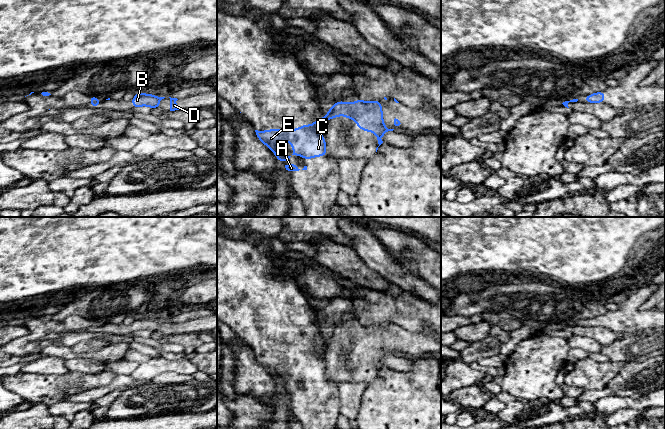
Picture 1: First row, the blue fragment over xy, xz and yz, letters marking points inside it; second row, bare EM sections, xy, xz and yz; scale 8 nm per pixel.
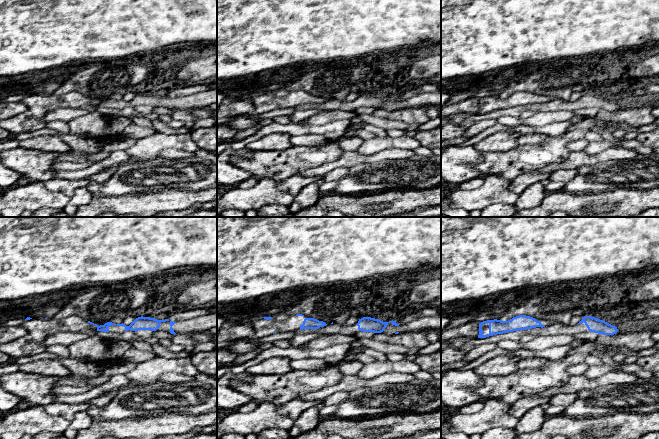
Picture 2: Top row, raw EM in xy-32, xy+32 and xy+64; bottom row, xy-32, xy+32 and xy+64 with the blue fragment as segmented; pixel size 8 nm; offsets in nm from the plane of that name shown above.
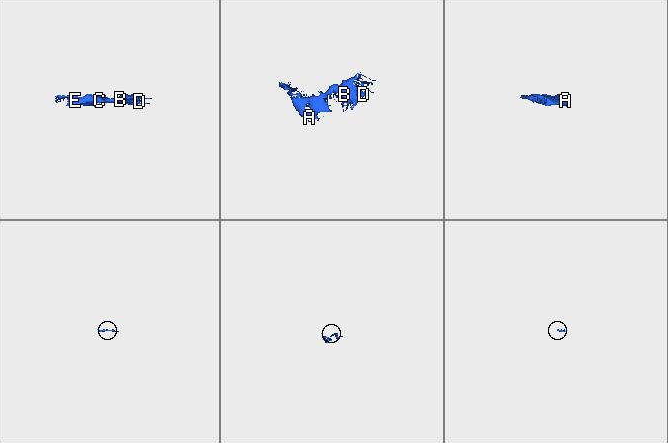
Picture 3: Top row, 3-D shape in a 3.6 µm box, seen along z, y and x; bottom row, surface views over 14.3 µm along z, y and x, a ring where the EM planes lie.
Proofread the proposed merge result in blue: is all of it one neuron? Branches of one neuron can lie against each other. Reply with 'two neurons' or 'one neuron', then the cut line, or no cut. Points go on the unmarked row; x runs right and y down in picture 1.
two neurons | xz (321, 342), (324, 346)

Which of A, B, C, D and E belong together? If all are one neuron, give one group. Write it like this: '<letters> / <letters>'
A C E / B D

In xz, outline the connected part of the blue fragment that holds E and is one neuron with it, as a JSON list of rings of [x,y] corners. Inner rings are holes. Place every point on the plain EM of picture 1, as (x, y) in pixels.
[[[318,343],[312,349],[301,349],[299,353],[255,354],[255,356],[258,363],[276,379],[279,387],[298,380],[306,384],[313,381],[328,380],[326,363],[320,361],[324,350],[325,346]],[[285,364],[292,366],[291,371],[294,376],[291,379],[281,378]]]

